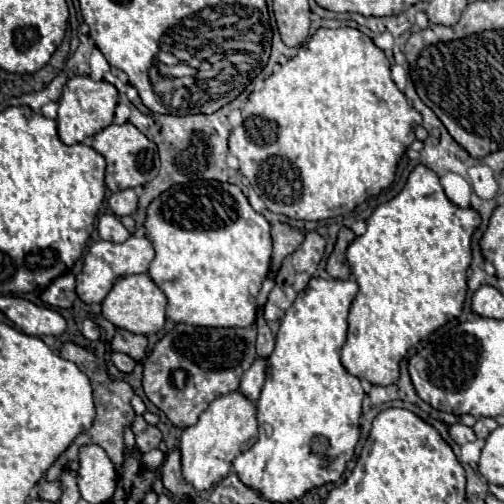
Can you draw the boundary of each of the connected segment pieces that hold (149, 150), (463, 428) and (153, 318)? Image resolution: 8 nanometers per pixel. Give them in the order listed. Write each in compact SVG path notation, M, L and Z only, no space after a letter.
M111 123L109 127L105 127L103 131L99 131L93 137L93 149L99 151L107 161L105 183L107 183L109 191L113 191L113 193L129 189L129 187L145 185L151 179L155 179L159 173L157 145L153 141L149 141L133 123L123 123L123 125Z
M461 423L449 425L449 435L451 435L451 439L453 439L457 445L463 445L463 443L467 443L467 441L475 441L475 439L477 439L475 433L473 433L473 429L467 427L467 425L461 425Z
M143 273L143 275L127 275L119 279L103 299L101 315L119 329L149 335L149 333L157 333L165 325L165 307L167 307L167 297L151 281L151 277Z

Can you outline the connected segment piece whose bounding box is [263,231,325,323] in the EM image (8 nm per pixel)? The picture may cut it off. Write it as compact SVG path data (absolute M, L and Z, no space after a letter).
M311 231L305 235L297 251L285 257L275 277L275 287L269 293L265 309L263 309L263 317L267 323L279 321L283 317L283 313L295 301L297 293L305 289L307 281L317 271L317 265L323 259L323 253L325 253L325 239L319 233Z

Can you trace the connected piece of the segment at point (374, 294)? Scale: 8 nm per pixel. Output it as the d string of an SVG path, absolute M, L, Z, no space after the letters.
M417 165L405 187L401 189L401 193L397 197L393 197L391 201L379 205L373 215L367 219L367 231L361 235L361 237L355 237L355 241L347 247L347 261L349 261L349 267L351 267L351 273L359 285L359 293L355 295L353 303L351 303L351 309L349 309L349 317L347 317L347 323L349 323L349 329L347 329L347 341L341 349L341 363L343 367L359 377L359 379L367 379L371 381L373 385L391 385L391 383L397 383L399 379L399 361L407 355L407 351L417 345L421 339L425 339L429 333L433 333L435 329L439 329L441 325L445 325L447 321L455 319L461 315L461 309L463 309L463 301L465 301L465 291L467 291L467 269L469 269L469 263L471 263L471 235L473 231L479 227L481 223L481 217L479 213L473 209L473 207L459 207L455 203L449 201L449 197L445 195L441 183L439 183L439 177L437 173L433 173L429 167L425 165Z

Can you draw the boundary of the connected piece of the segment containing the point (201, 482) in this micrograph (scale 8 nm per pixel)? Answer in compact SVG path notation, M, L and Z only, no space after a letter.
M239 391L217 397L199 417L193 427L187 427L181 435L181 473L183 481L193 485L197 491L207 491L231 471L221 471L221 461L231 465L233 459L249 449L257 441L257 417L255 403L245 399Z

